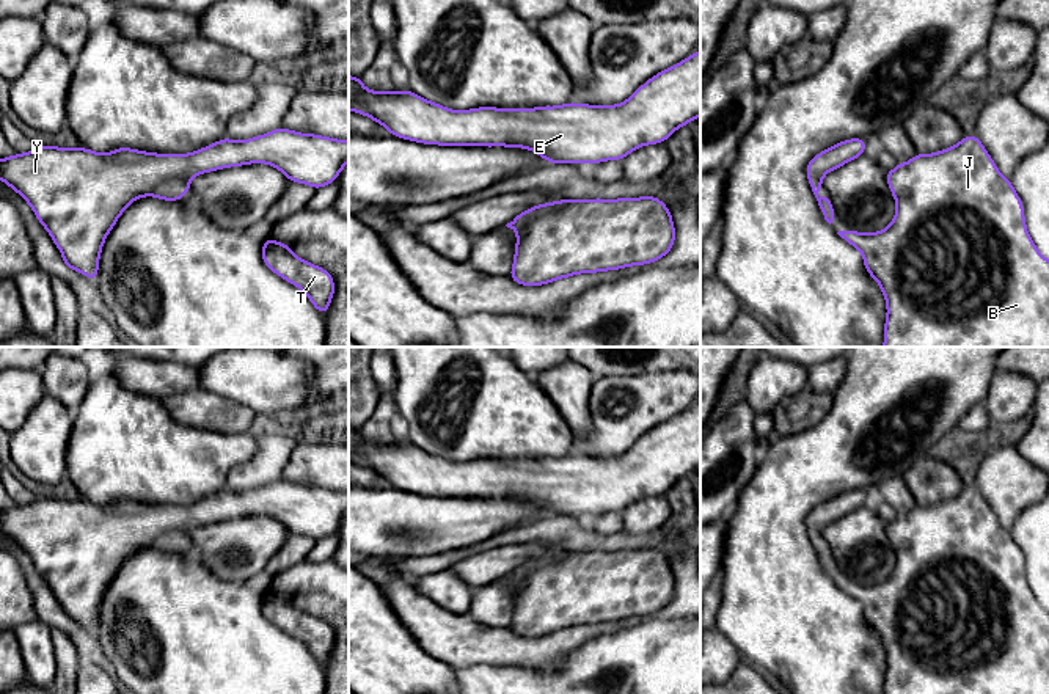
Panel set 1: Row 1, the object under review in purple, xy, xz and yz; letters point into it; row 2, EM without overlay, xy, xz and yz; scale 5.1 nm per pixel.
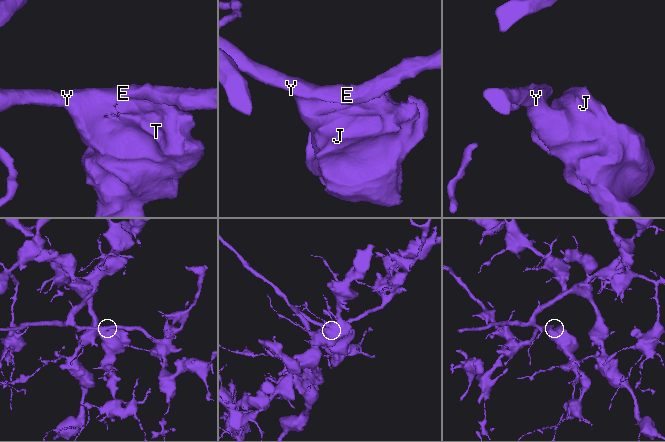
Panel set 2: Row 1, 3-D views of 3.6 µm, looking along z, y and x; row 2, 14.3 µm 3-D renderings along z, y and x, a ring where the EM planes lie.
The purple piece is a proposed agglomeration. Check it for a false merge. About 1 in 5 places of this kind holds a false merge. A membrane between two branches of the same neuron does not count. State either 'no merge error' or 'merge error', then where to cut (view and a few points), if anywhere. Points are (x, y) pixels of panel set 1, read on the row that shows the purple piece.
no merge error | no cut

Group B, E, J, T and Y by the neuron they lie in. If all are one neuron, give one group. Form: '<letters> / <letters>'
B E J T Y

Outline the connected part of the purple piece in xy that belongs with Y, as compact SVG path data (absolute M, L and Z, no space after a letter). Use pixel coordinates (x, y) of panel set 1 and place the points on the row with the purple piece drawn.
M281 126L245 141L225 137L190 154L155 154L130 148L97 154L86 148L36 146L30 152L0 159L0 181L30 204L38 221L61 251L66 268L96 281L108 232L127 206L141 196L182 201L182 196L192 192L188 184L195 176L250 163L272 165L291 182L322 188L336 182L347 162L349 141L298 133Z

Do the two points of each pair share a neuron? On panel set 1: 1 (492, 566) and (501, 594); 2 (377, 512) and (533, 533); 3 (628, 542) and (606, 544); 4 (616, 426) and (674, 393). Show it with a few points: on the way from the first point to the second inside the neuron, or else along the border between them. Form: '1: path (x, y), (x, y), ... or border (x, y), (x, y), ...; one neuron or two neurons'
1: border (504, 575), (473, 589); two neurons
2: border (519, 525), (473, 544); two neurons
3: path (624, 542), (611, 542); one neuron
4: path (630, 415), (644, 401), (660, 396); one neuron

